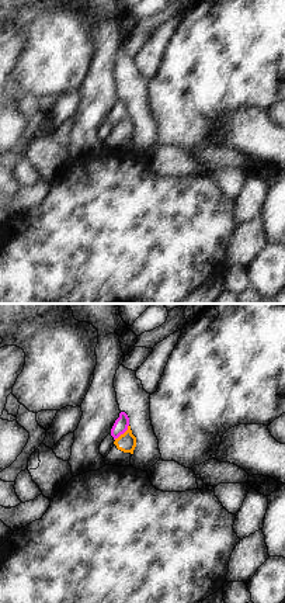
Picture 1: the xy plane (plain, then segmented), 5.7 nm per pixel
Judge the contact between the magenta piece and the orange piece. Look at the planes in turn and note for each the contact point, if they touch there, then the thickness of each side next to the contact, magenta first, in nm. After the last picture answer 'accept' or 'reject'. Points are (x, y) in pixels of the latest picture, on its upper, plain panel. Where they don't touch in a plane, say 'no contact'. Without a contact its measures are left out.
contact (122, 118); calibres 80 and 110 nm

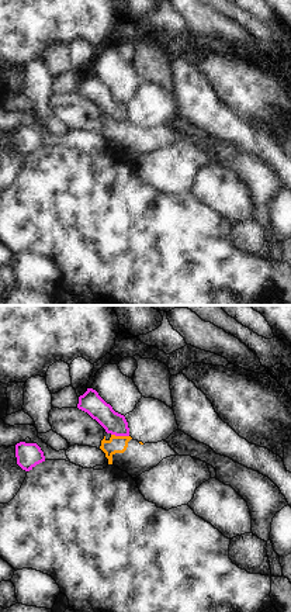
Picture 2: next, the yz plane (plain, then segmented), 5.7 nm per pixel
contact (120, 120); calibres 130 and 100 nm

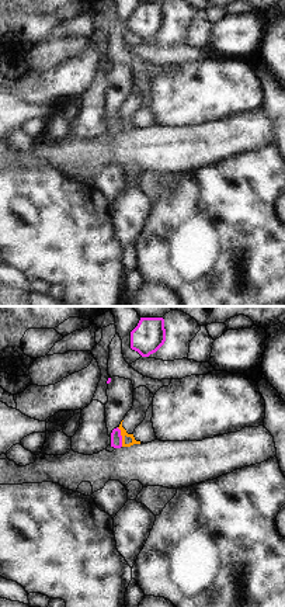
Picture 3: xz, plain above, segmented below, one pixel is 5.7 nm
contact (121, 122); calibres 60 and 70 nm

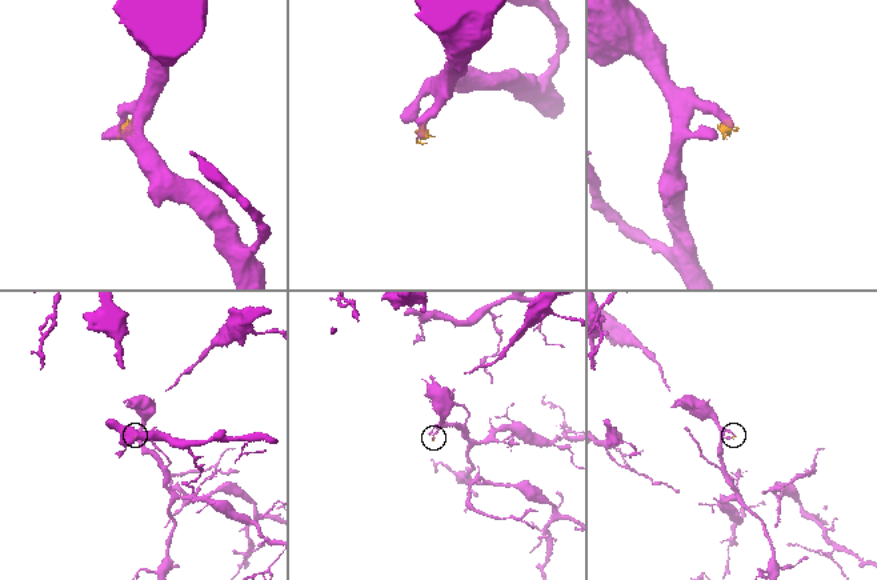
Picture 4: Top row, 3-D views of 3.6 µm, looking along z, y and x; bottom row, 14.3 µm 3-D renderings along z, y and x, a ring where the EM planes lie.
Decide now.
reject

